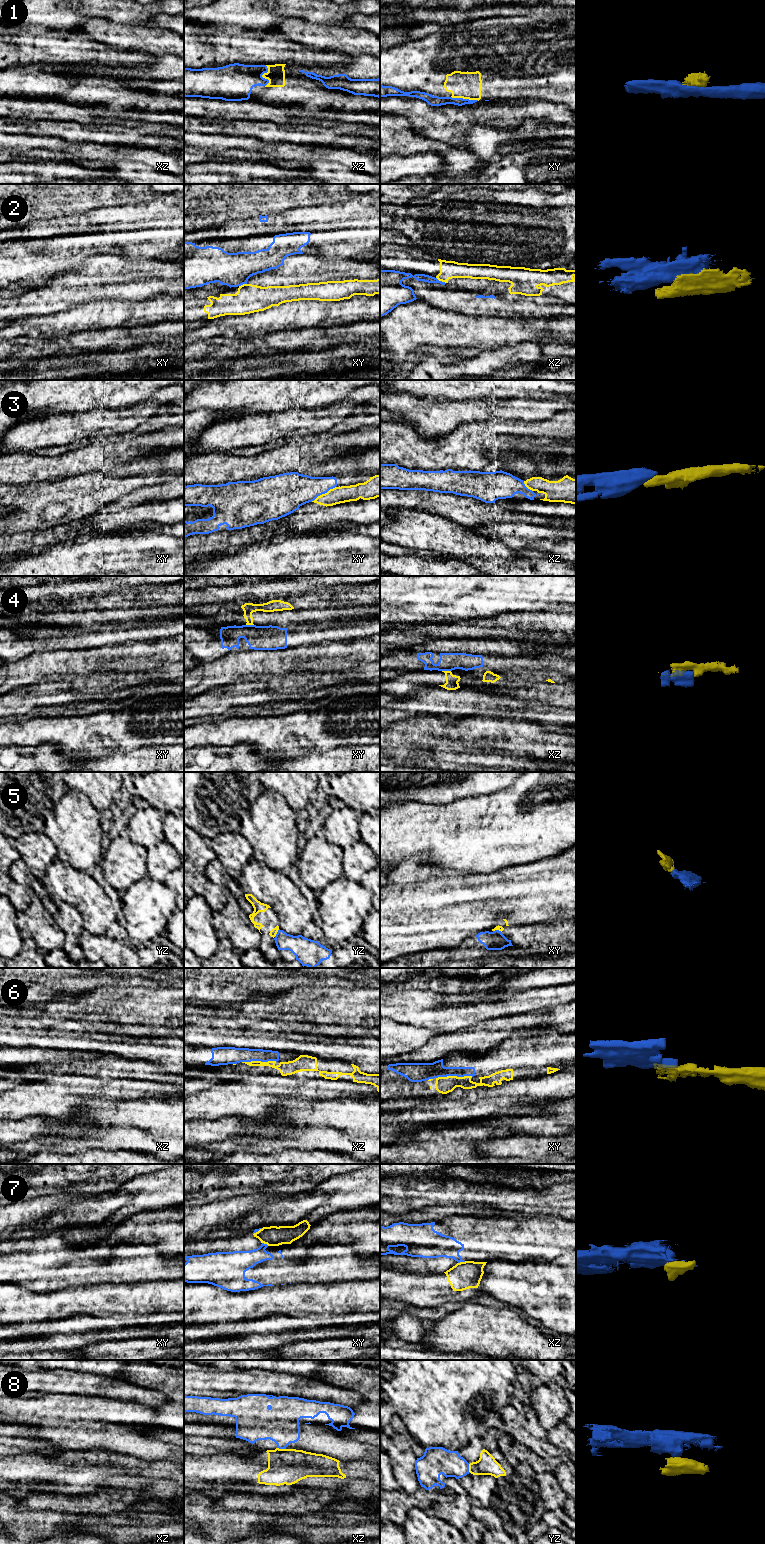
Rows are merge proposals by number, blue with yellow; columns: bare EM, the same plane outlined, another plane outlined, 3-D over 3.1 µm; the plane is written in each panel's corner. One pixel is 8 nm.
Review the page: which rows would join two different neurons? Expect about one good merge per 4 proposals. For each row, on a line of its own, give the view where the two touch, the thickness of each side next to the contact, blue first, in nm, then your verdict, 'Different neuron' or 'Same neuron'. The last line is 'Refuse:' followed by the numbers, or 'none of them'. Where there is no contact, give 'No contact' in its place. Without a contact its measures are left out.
1: Touches blue in xy. Thickness 80 nm (blue) against 220 nm. Different neuron
2: Touches blue in xz. Thickness 60 nm (blue) against 140 nm. Different neuron
3: Touches blue in xy. Thickness 280 nm (blue) against 140 nm. Different neuron
4: Touches blue in xz. Thickness 140 nm (blue) against 100 nm. Different neuron
5: Touches blue in yz. Thickness 180 nm (blue) against 60 nm. Different neuron
6: Touches blue in xy. Thickness 140 nm (blue) against 140 nm. Different neuron
7: Touches blue in xz. Thickness 200 nm (blue) against 220 nm. Different neuron
8: Touches blue in xz. Thickness 300 nm (blue) against 280 nm. Different neuron
Refuse: 1, 2, 3, 4, 5, 6, 7, 8

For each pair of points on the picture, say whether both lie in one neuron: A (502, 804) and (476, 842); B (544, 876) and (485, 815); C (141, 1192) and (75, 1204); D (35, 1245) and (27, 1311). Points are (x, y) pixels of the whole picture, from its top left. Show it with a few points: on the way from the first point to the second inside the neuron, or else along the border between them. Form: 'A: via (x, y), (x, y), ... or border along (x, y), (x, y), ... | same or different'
A: via (502, 813), (502, 816), (485, 833) | same
B: border along (553, 856), (528, 863), (512, 864), (507, 867) | different
C: border along (108, 1194), (130, 1193), (133, 1198) | different
D: border along (46, 1250), (20, 1251), (11, 1254) | different

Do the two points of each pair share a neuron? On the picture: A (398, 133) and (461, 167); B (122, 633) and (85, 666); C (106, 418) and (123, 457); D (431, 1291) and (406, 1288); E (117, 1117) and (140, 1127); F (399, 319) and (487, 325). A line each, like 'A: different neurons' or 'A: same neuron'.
A: same neuron
B: different neurons
C: different neurons
D: same neuron
E: same neuron
F: same neuron

